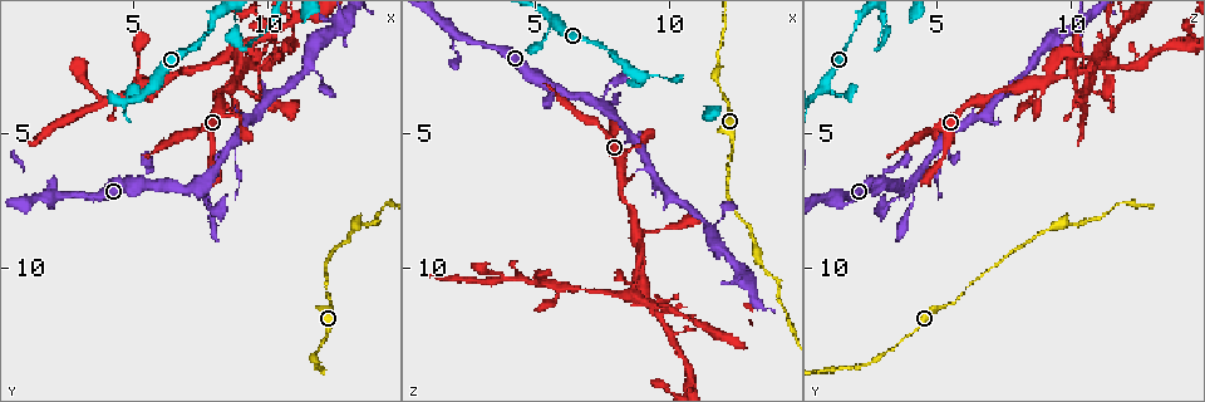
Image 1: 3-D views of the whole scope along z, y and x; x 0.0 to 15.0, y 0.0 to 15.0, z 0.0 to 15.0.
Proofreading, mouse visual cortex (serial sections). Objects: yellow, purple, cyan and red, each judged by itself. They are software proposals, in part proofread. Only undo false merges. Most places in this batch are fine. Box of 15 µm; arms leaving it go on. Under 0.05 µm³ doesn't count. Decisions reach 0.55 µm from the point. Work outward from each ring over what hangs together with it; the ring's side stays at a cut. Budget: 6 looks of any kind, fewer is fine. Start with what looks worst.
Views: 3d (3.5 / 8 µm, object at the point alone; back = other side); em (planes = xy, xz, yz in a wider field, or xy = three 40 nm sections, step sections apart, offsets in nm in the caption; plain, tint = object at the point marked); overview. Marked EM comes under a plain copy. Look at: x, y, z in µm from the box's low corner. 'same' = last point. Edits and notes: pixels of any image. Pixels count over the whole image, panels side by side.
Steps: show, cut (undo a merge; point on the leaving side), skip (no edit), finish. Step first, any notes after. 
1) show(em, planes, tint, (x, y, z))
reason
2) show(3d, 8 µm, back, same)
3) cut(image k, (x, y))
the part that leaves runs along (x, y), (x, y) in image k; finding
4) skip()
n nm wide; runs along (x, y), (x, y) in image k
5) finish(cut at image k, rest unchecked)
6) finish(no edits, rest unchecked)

show(3d, 3.5 µm, (8.8, 3.1, 8.9))
narrows sharply

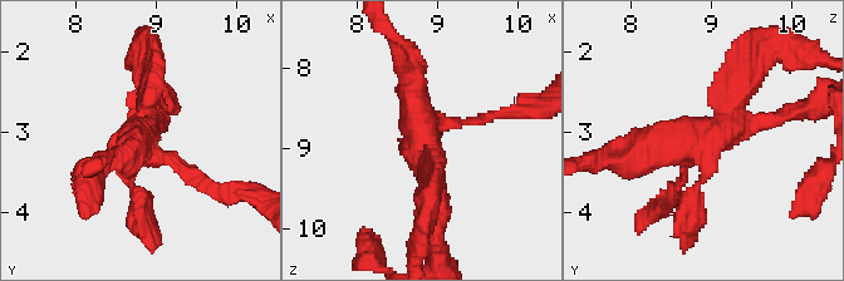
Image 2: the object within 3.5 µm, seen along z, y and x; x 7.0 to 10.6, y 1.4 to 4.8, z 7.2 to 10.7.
show(em, xy, step 1, tint, (8.80, 3.15, 8.85))

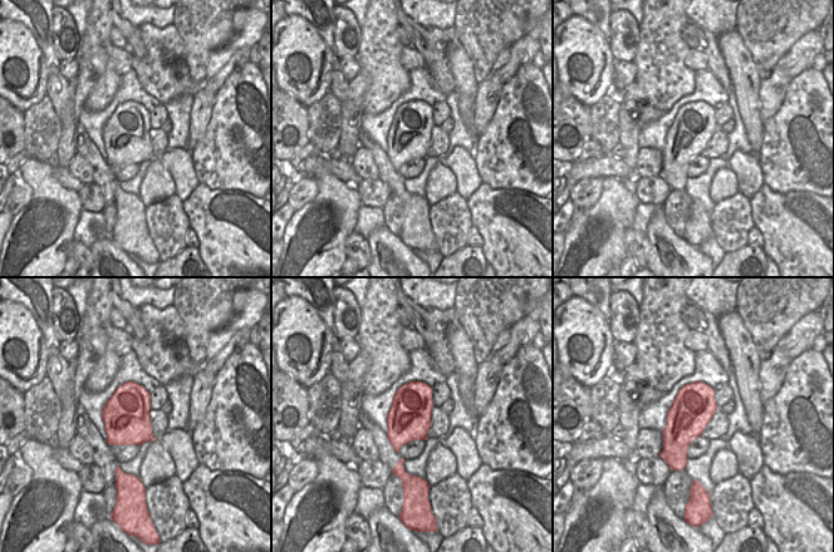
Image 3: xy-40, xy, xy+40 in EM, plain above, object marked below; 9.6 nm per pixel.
skip()
runs along (623, 159), (700, 143), (747, 78) in image 2; all the same cell

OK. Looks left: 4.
show(3d, 3.5 µm, back, (13.5, 8.4, 10.1))
thick turns thin

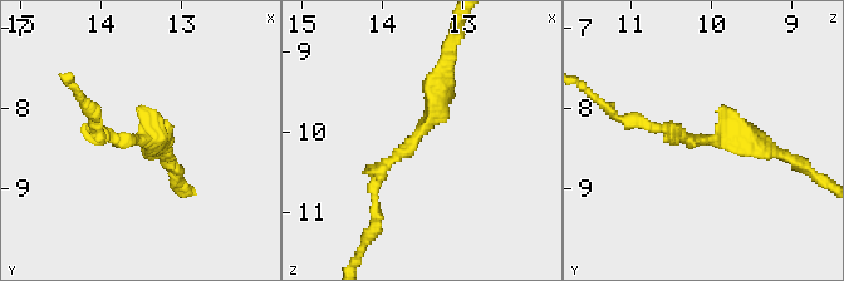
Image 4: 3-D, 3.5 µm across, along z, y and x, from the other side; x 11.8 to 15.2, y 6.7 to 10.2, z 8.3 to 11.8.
show(em, planes, tint, (13.55, 8.40, 10.05))

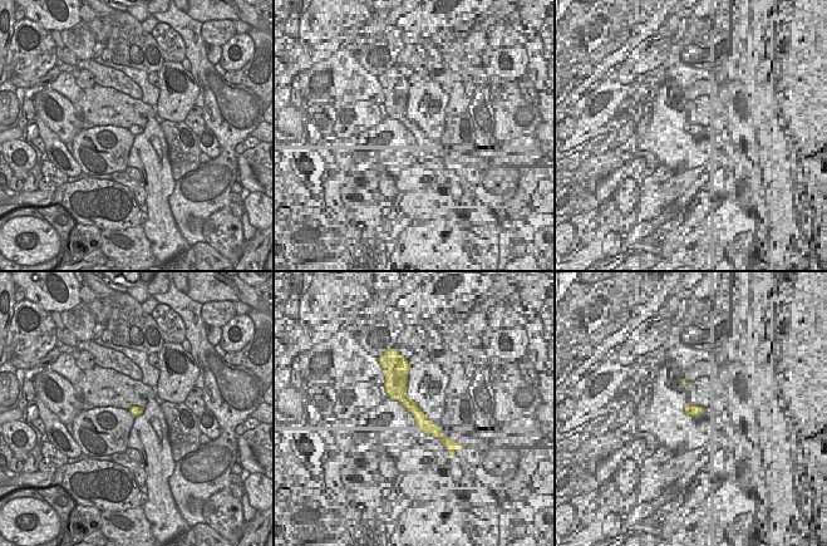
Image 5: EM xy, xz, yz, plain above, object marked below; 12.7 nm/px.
skip()
arms of 150, 250 nm; runs along (443, 63), (436, 114), (374, 172), (374, 198) in image 4; continuous, no second cell

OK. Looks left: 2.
show(3d, 3.5 µm, (9.2, 1.9, 2.7))
sudden change in width

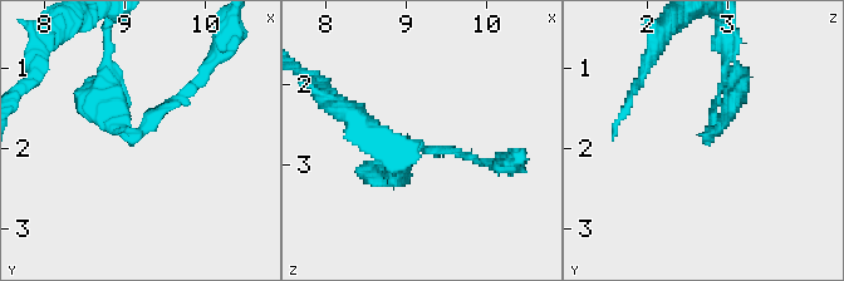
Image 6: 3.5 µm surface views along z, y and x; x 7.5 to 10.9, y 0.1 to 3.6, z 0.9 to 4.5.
show(em, xy, step 1, tint, (9.15, 1.80, 2.80))
arms of 100, 250 nm; shape alone is not enough

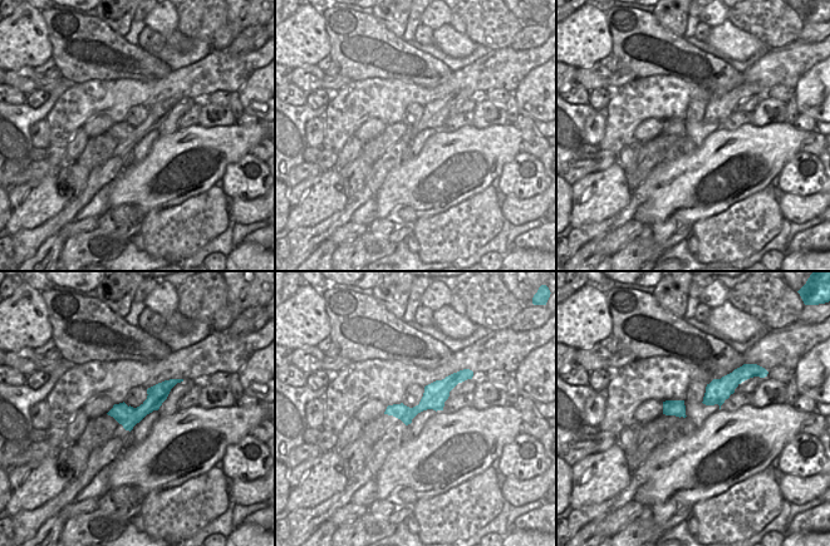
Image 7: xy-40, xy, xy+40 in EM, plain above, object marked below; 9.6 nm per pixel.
cut(image 6, (168, 104))
two cells meet here

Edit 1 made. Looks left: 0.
finish(cut at image 6, rest unchecked)

